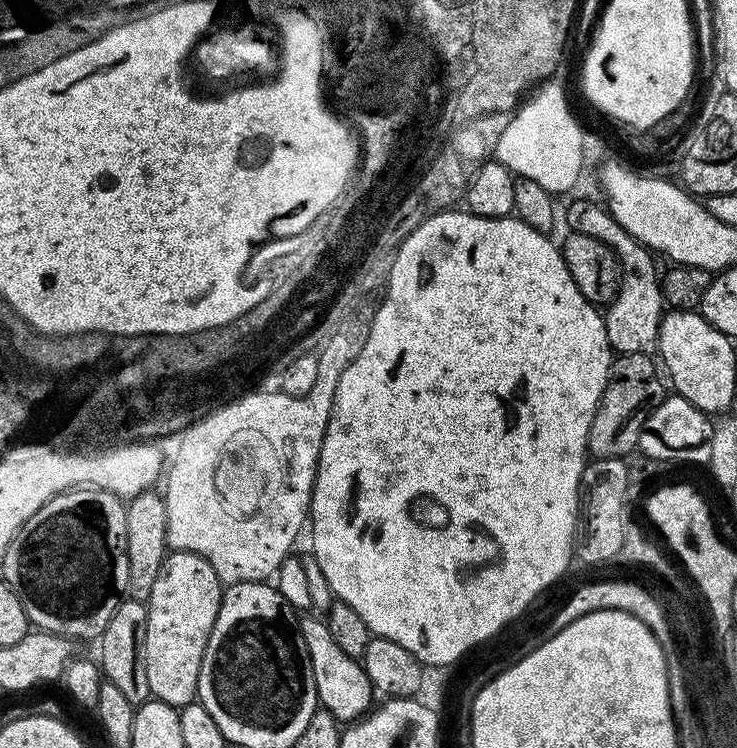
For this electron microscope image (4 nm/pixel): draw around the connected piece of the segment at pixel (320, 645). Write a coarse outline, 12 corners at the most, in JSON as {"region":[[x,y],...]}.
{"region":[[308,614],[298,636],[317,701],[355,722],[374,704],[369,673]]}

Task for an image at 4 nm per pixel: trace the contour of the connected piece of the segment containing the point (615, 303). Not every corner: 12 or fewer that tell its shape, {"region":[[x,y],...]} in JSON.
{"region":[[576,200],[568,228],[620,263],[603,313],[616,354],[657,351],[666,313],[653,253],[603,203]]}

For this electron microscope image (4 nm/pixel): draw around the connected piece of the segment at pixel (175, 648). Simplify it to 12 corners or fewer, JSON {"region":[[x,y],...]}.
{"region":[[169,551],[147,598],[146,682],[177,710],[197,699],[222,585]]}

